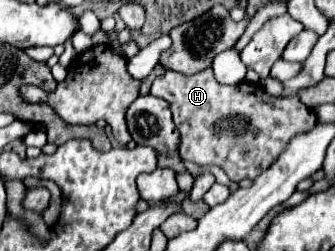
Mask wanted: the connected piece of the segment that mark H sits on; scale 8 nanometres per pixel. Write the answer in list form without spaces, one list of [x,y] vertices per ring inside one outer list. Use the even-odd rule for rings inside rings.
[[[211,68],[193,76],[165,70],[163,76],[153,82],[151,94],[167,100],[171,106],[173,124],[181,134],[181,158],[201,166],[215,164],[233,182],[257,178],[257,174],[267,170],[285,150],[291,136],[317,124],[315,110],[305,106],[299,98],[277,98],[267,94],[261,86],[247,82],[223,86],[215,80]],[[229,118],[235,118],[235,122],[227,122]],[[235,126],[243,126],[243,130],[235,132]]]

